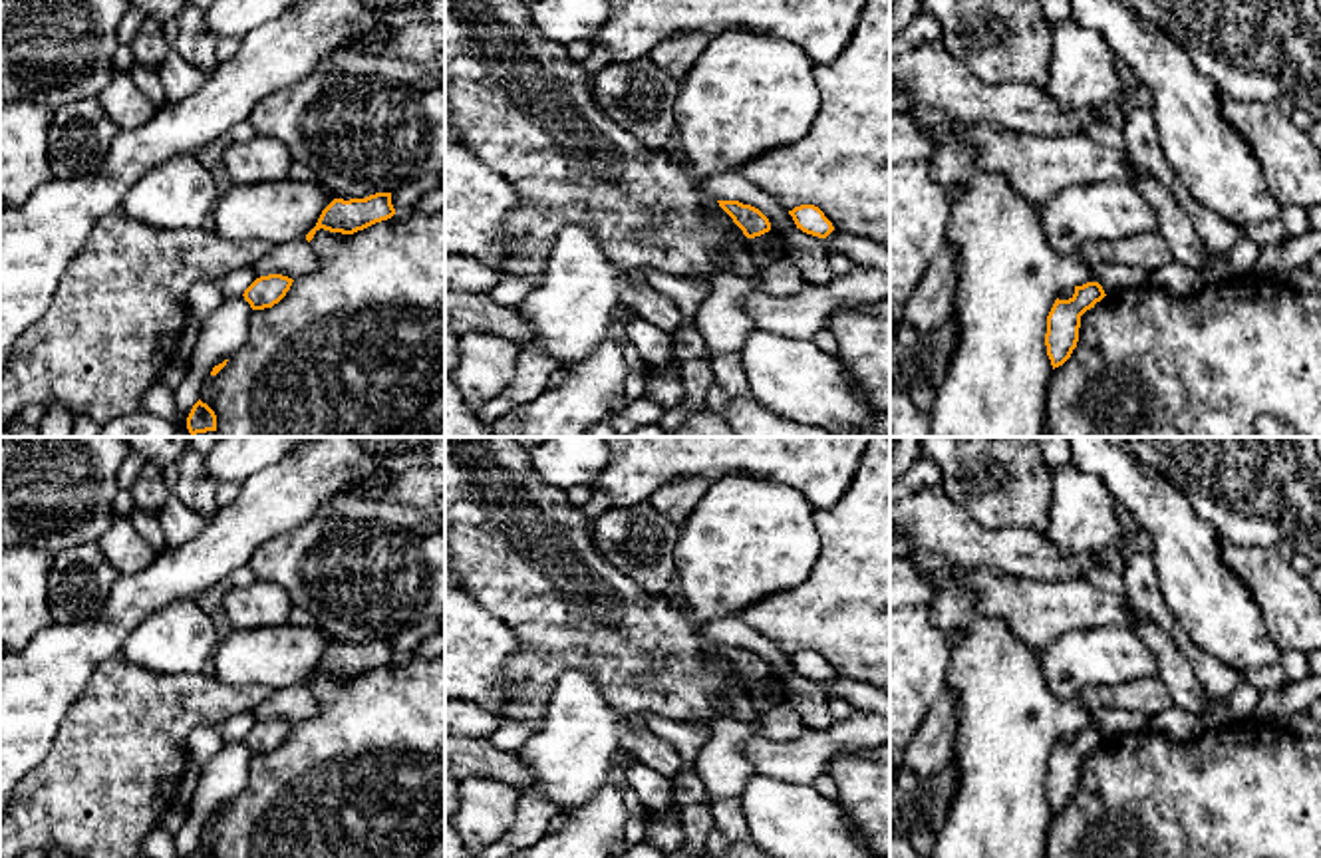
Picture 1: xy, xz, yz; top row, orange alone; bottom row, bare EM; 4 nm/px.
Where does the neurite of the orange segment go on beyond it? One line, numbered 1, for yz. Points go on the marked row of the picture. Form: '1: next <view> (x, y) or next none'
1: next none

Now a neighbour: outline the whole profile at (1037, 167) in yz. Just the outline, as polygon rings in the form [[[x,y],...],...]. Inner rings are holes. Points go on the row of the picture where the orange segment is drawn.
[[[981,121],[967,123],[961,139],[973,149],[979,167],[1001,173],[1037,207],[1073,185],[1110,181],[1132,185],[1138,177],[1150,177],[1128,151],[1110,149],[1085,133],[1035,137]]]

